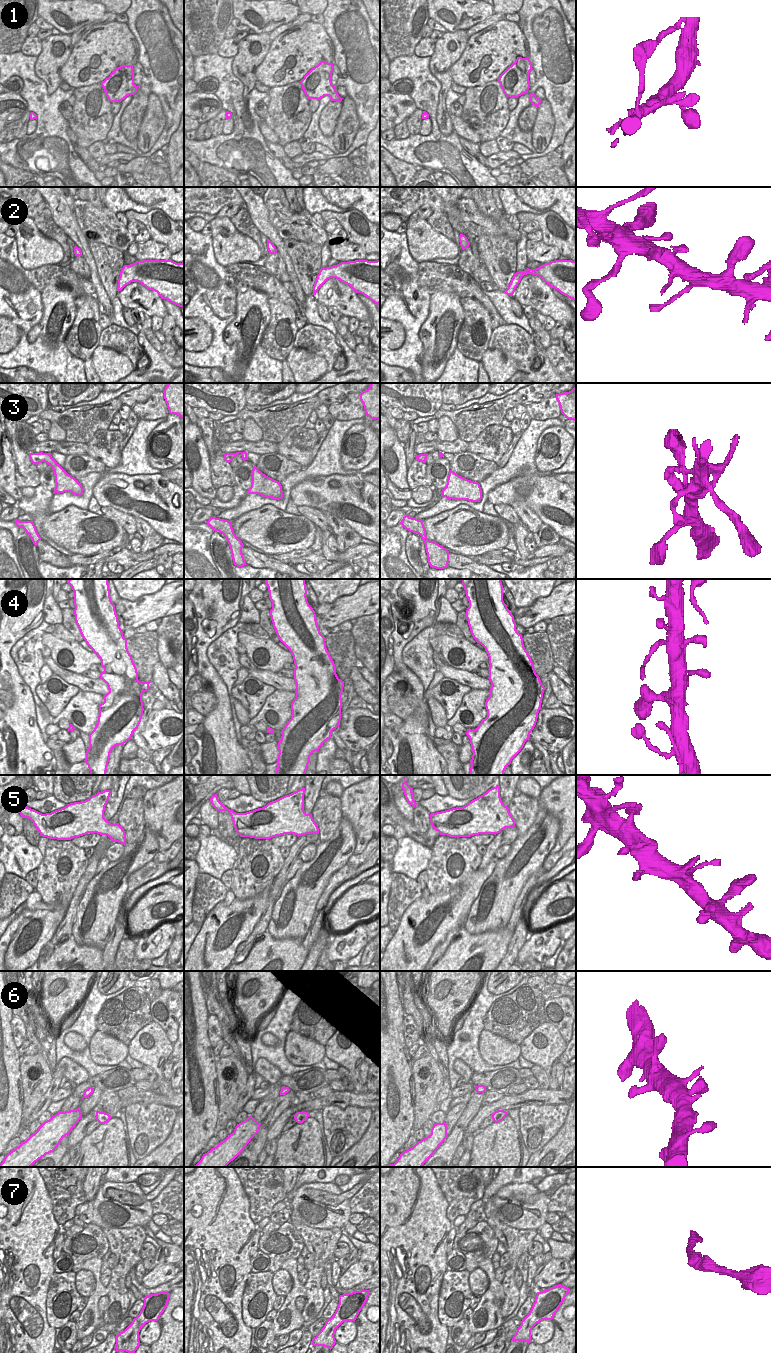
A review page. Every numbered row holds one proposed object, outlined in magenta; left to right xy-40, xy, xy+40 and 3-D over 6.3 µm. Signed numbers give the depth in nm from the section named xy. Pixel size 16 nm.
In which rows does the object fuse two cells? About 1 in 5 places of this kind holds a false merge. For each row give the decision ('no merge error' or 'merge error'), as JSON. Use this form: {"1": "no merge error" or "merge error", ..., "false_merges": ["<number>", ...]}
{"1": "no merge error", "2": "no merge error", "3": "no merge error", "4": "no merge error", "5": "no merge error", "6": "no merge error", "7": "no merge error", "false_merges": []}

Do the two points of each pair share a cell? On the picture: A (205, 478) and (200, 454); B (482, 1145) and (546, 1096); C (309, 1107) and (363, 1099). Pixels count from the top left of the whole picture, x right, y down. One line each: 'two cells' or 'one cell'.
A: one cell
B: two cells
C: one cell

